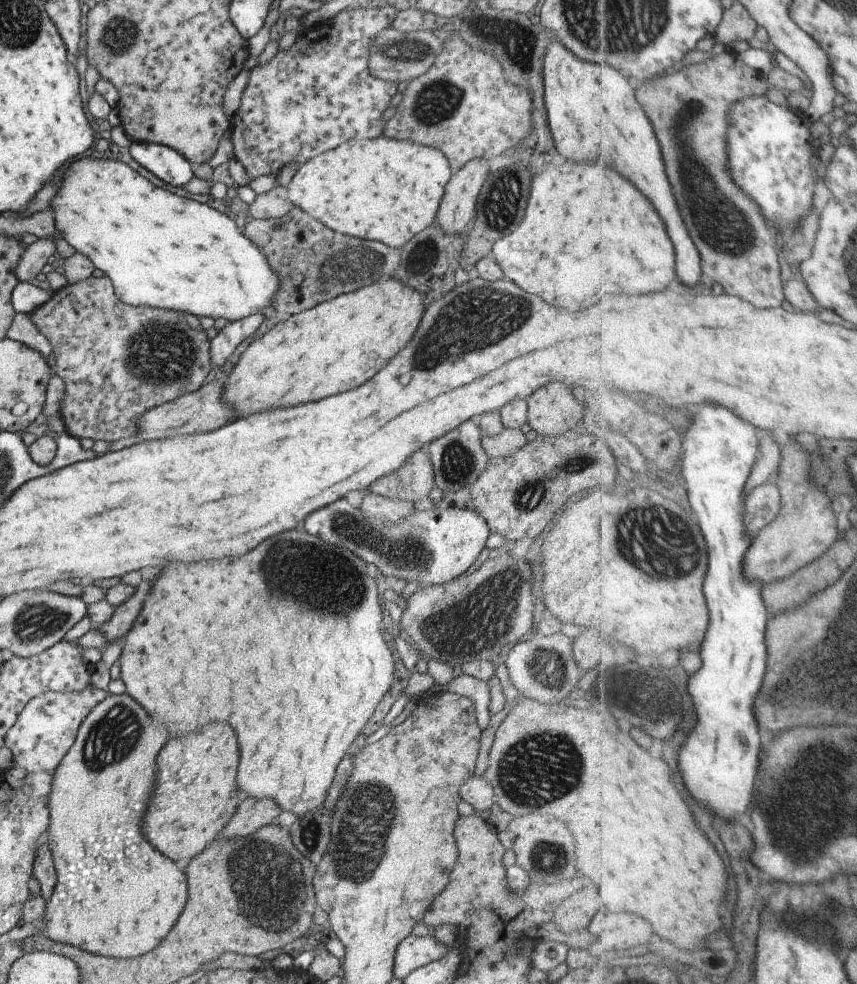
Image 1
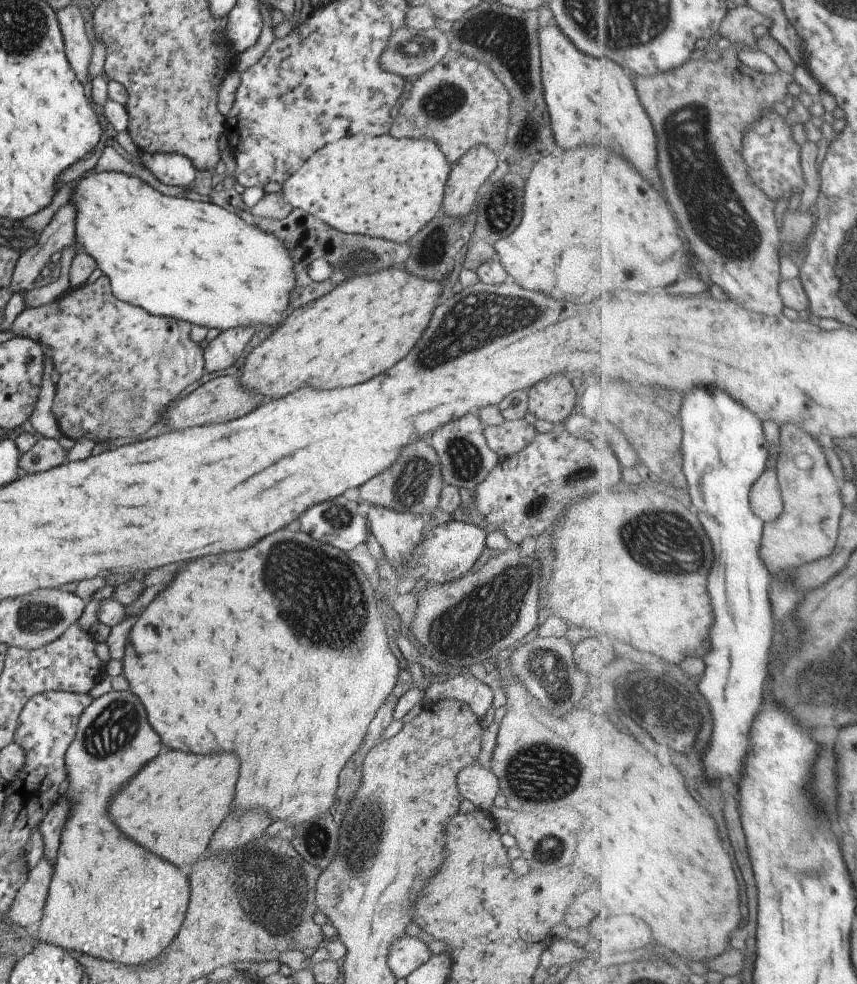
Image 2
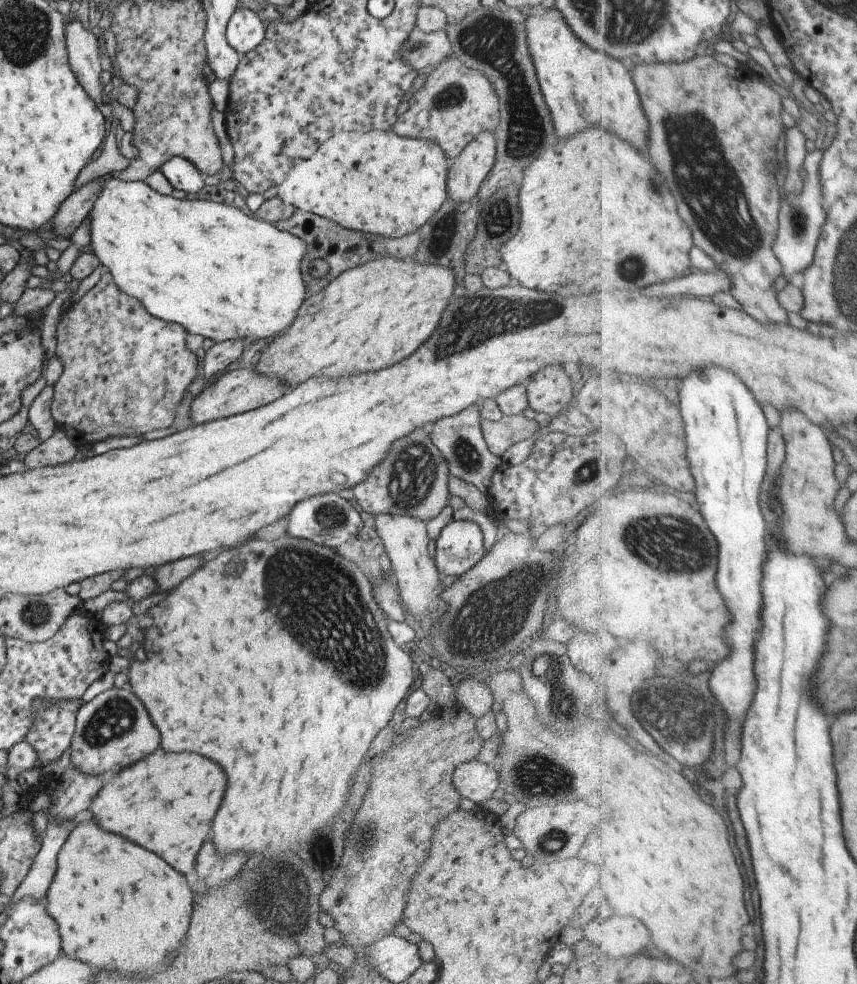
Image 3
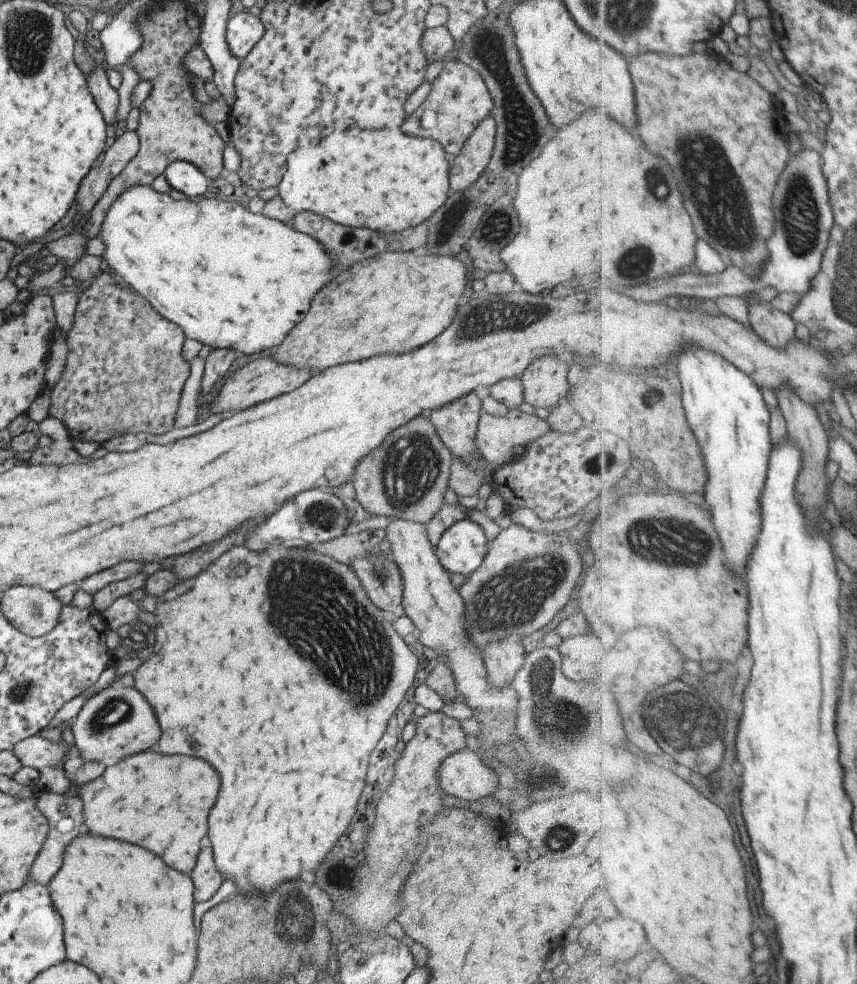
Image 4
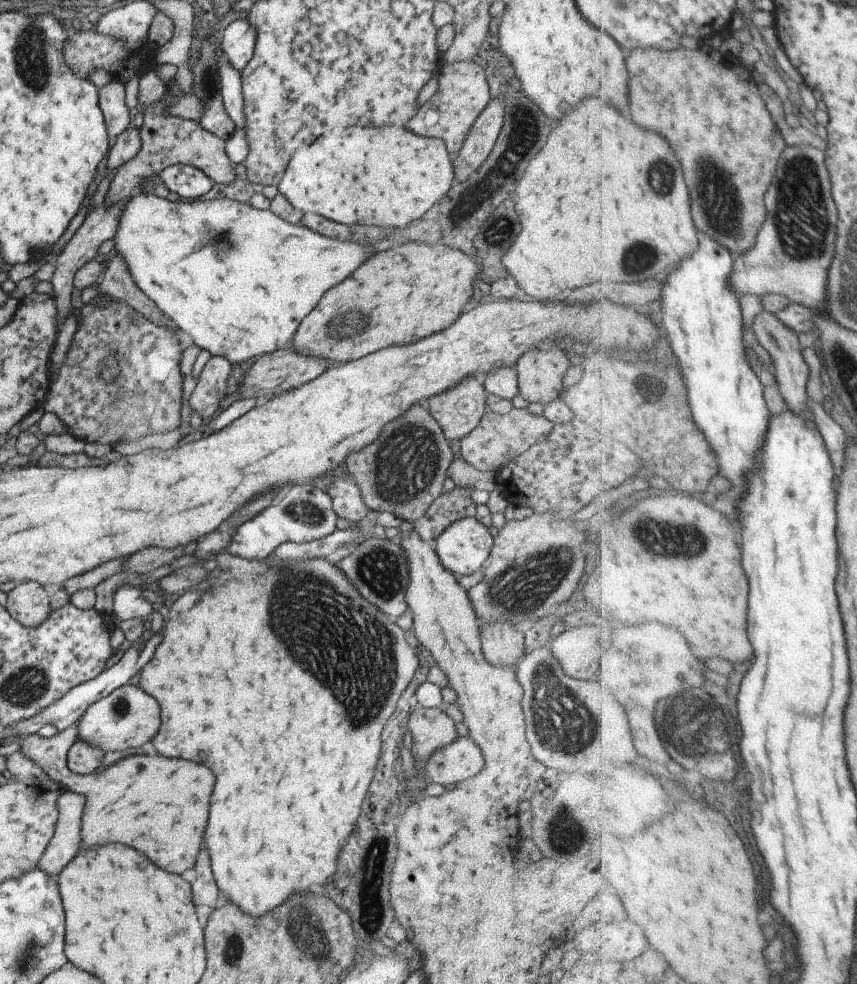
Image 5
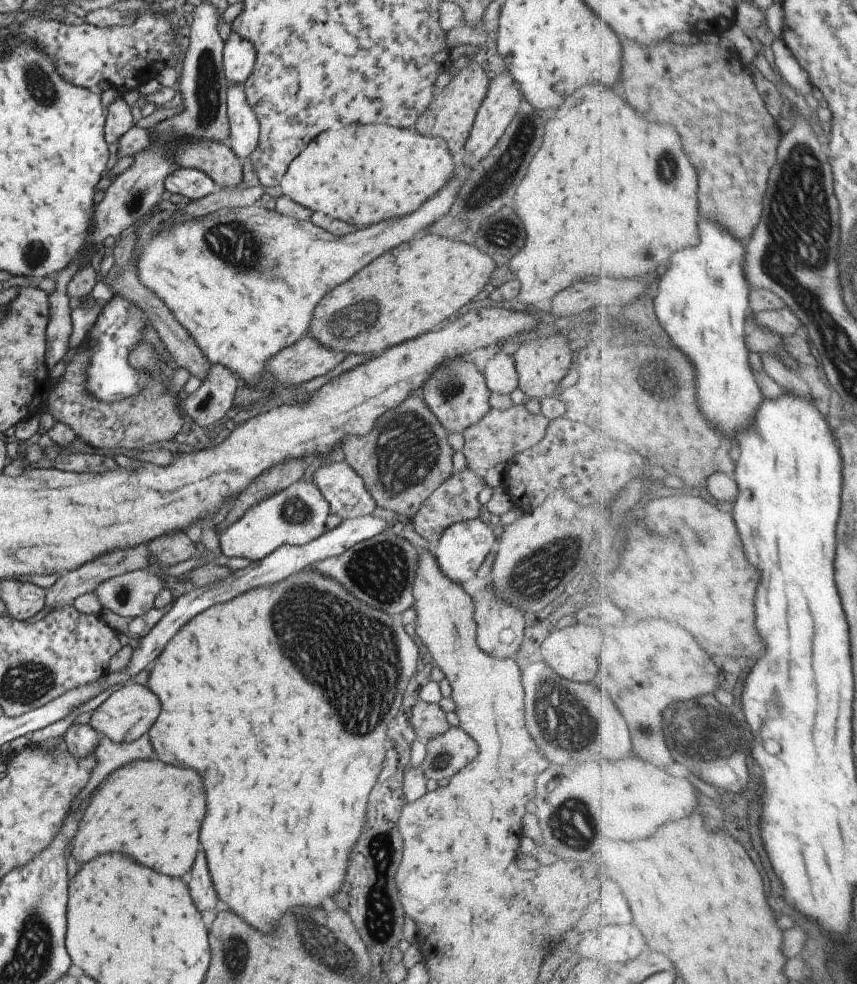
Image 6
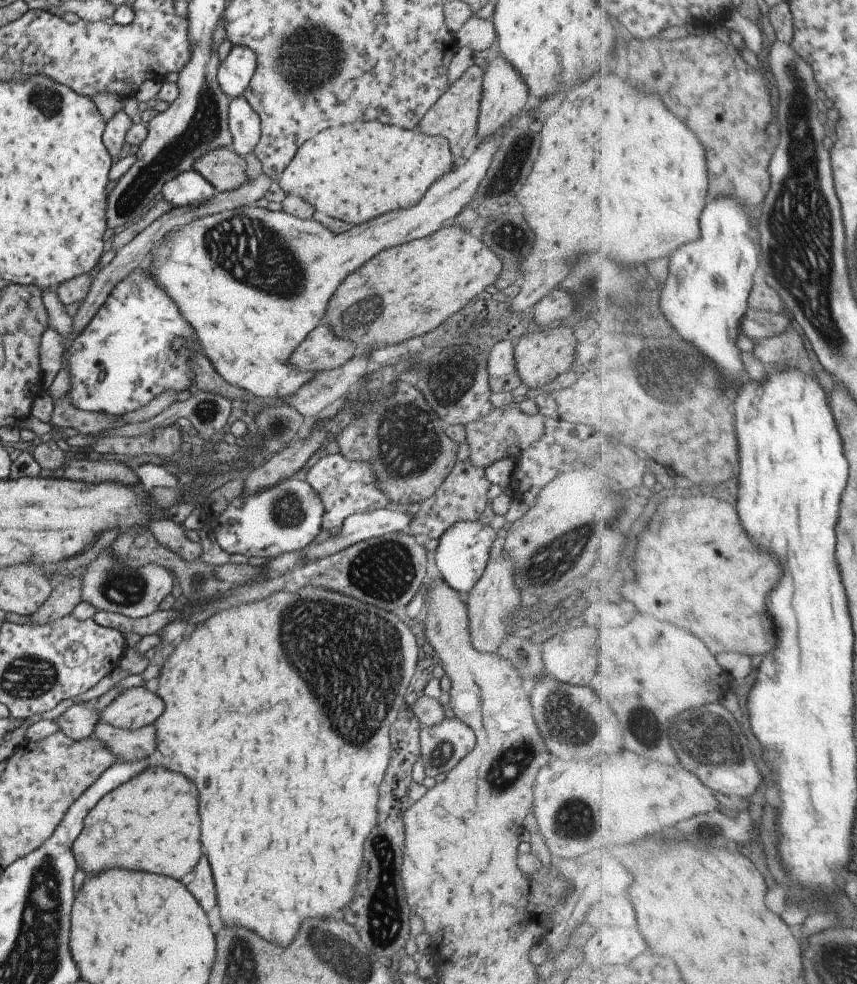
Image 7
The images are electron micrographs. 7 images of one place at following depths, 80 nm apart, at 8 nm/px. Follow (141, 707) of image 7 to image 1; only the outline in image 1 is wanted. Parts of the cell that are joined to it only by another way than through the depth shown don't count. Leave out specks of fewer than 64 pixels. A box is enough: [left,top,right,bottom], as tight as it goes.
[38,692,187,958]

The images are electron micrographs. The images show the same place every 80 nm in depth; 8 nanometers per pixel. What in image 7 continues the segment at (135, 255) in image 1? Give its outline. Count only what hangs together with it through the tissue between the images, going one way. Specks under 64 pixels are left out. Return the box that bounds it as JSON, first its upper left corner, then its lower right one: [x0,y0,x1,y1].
[142,100,544,398]

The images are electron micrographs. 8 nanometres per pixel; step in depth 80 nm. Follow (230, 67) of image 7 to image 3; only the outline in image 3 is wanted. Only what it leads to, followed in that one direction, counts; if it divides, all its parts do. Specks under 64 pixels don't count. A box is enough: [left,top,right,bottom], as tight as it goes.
[226,6,264,56]

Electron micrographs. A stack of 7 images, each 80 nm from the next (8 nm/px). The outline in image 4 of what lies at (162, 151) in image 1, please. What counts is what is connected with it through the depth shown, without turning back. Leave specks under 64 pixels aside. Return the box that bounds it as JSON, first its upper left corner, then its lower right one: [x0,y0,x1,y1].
[162,161,209,198]

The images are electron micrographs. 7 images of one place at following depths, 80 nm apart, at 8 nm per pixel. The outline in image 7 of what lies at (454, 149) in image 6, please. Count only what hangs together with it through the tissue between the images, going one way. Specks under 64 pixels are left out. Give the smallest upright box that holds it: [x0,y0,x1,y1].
[419,62,483,158]

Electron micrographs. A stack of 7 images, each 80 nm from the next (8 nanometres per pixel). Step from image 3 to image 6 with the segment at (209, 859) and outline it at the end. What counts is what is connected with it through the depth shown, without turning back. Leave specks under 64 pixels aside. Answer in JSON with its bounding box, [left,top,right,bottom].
[187,850,217,910]

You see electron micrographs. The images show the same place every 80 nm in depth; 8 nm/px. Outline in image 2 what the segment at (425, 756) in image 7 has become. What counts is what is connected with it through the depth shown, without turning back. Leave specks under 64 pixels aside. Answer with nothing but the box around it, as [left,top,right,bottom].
[455,761,497,810]

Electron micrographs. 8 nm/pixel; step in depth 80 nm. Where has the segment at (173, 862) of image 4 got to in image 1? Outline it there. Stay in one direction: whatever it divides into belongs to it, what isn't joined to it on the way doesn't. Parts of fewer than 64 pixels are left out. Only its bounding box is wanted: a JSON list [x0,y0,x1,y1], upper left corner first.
[143,724,239,862]

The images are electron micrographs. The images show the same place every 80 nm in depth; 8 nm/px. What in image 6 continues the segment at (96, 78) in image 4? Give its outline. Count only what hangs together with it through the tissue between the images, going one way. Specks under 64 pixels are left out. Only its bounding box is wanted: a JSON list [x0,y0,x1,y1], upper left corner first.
[104,90,133,144]

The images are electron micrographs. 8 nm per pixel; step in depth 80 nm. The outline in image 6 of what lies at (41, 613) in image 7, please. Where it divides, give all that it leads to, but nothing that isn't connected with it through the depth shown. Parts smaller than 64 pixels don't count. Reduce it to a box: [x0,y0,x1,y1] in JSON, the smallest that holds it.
[44,544,150,611]

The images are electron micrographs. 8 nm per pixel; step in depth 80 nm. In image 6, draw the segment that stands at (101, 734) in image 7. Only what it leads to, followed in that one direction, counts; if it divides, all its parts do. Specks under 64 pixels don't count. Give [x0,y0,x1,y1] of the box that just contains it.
[67,732,152,815]

